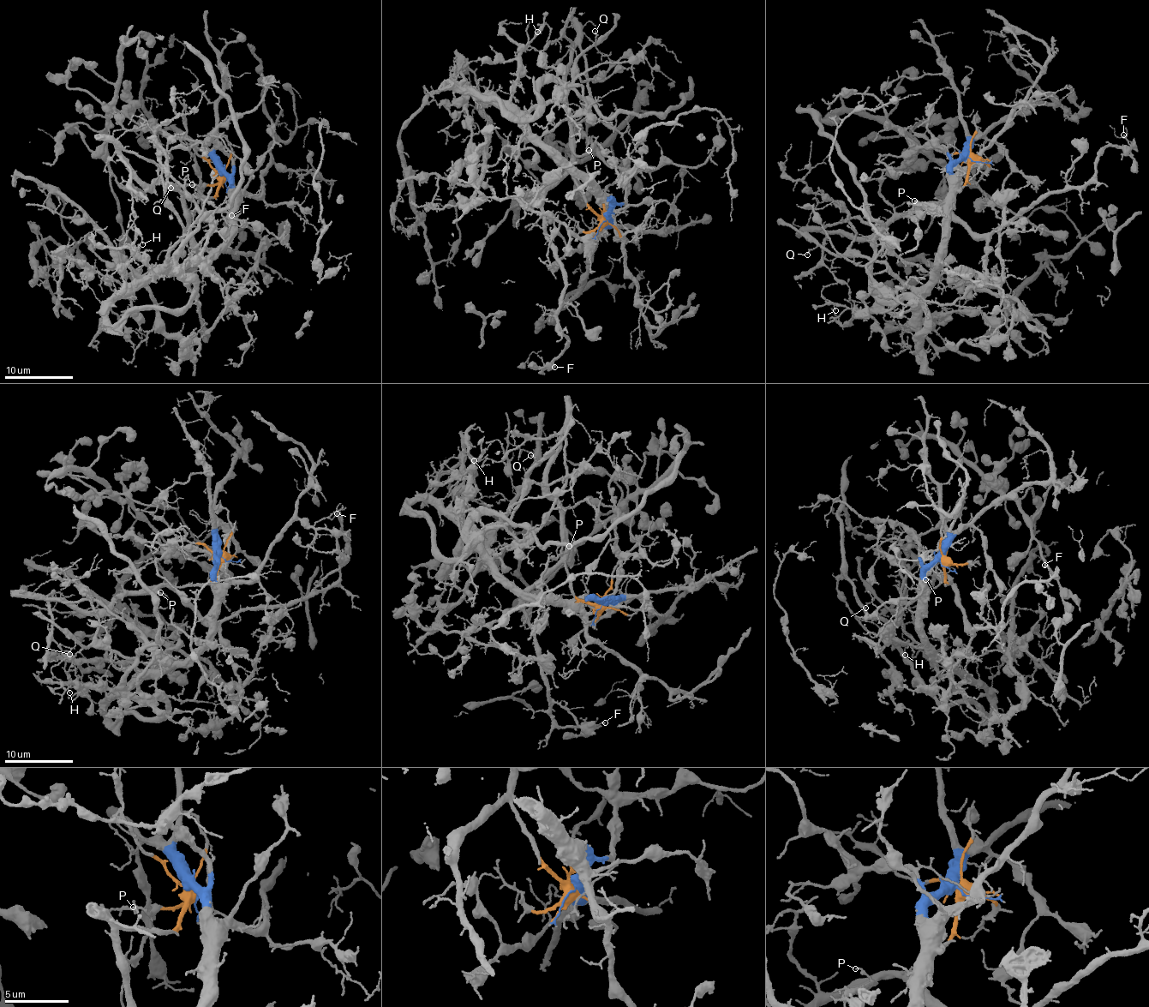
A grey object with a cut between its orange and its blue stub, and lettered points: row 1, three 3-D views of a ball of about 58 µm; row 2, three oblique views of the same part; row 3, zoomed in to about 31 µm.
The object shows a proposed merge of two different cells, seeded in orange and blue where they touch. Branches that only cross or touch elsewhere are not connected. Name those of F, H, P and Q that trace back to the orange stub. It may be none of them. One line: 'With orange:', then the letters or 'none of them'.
With orange: F, P

